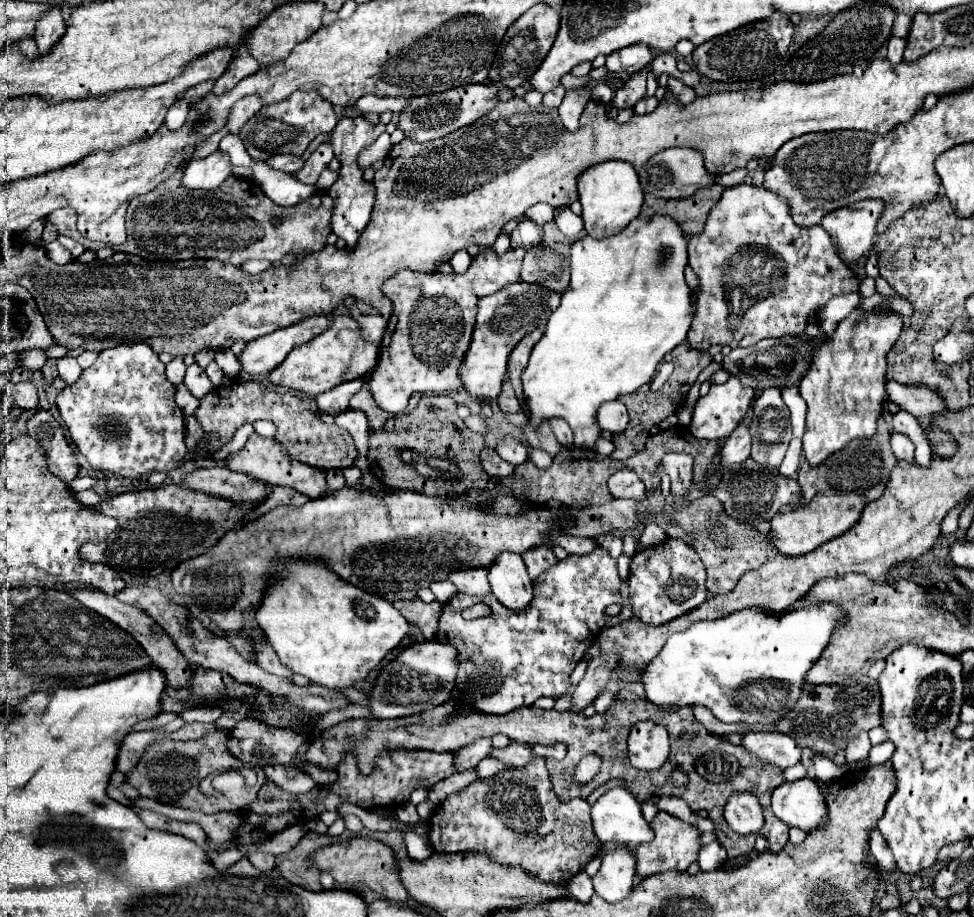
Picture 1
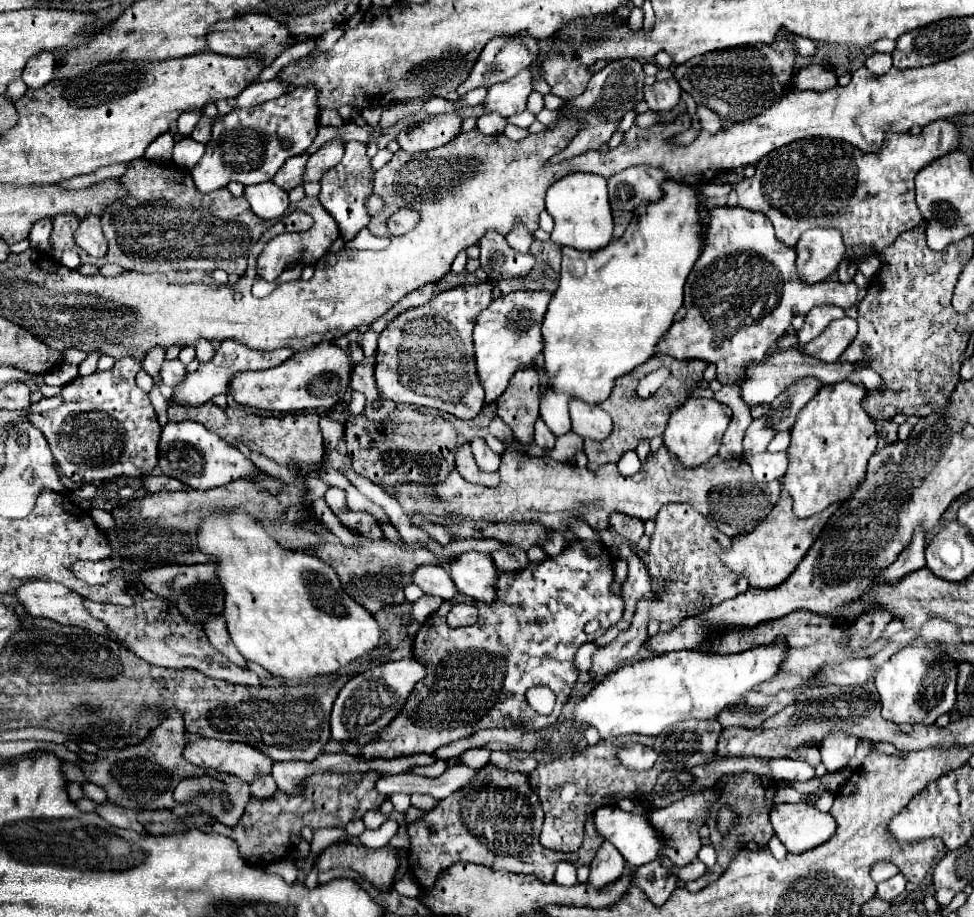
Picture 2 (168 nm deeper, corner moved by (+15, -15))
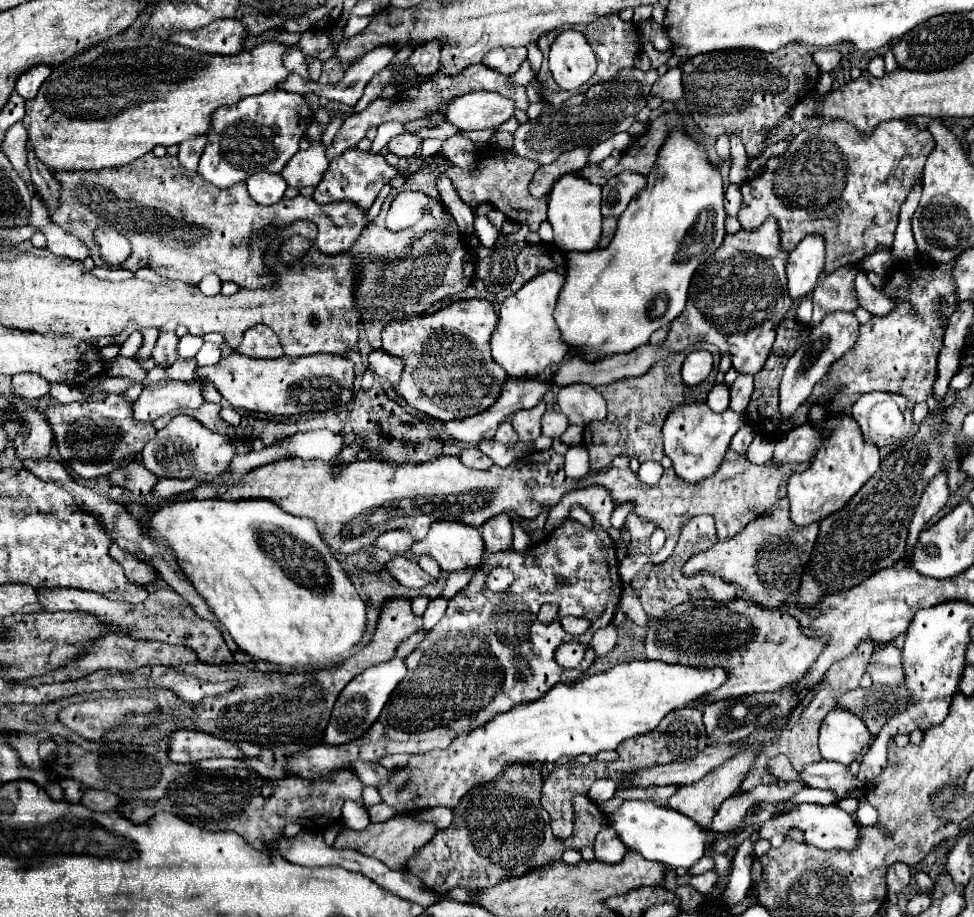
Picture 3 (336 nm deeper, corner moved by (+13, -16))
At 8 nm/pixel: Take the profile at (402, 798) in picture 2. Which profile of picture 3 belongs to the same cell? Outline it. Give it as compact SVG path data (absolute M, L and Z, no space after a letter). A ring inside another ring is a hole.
M377 804L377 806L371 806L369 808L369 816L371 816L371 822L385 822L389 820L391 816L395 816L395 808L387 806L387 804Z

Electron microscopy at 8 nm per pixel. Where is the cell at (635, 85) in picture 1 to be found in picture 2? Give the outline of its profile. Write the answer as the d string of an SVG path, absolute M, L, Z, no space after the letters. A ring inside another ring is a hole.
M605 121L605 123L597 125L597 127L581 129L581 131L573 137L573 141L571 141L561 153L557 153L557 155L553 155L553 157L549 159L549 165L555 165L555 163L561 163L561 161L573 159L573 157L577 157L577 155L581 155L581 153L585 153L585 151L591 151L591 149L597 151L603 143L607 143L607 141L611 139L611 135L613 135L613 131L617 129L617 125L619 125L619 123L615 123L615 121Z

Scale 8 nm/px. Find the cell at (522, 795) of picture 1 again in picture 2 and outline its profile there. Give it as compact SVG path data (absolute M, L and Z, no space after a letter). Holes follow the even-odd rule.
M487 765L469 781L469 785L441 799L433 811L425 813L421 821L407 827L411 837L409 869L423 889L435 887L435 879L439 877L439 873L443 873L445 869L459 861L481 863L485 867L505 869L511 873L535 875L545 883L553 881L555 867L563 859L575 863L575 867L591 863L593 855L603 843L601 835L593 831L593 819L589 819L587 825L589 851L583 847L577 849L575 853L545 851L545 847L541 847L539 843L543 811L537 793L533 791L527 775L507 773L509 771L501 771L493 765ZM427 827L435 827L435 833L431 833Z

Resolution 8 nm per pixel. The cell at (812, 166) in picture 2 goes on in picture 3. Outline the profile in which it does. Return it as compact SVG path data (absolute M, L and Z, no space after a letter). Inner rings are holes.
M903 120L881 124L871 136L861 136L847 122L801 130L793 136L785 154L769 158L765 170L759 176L755 176L751 182L747 180L741 184L743 202L737 218L745 230L755 230L767 216L775 216L779 220L783 248L787 248L789 252L807 234L821 234L827 242L829 272L835 272L841 266L859 264L863 258L873 254L879 244L891 248L899 222L899 208L919 182L925 158L929 156L933 146L935 140L929 130L917 130L913 124L905 126Z

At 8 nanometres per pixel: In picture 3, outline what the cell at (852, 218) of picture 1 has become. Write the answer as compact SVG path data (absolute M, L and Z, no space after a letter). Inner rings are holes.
M819 234L805 236L787 262L787 286L791 298L803 298L815 288L815 280L825 270L825 240Z

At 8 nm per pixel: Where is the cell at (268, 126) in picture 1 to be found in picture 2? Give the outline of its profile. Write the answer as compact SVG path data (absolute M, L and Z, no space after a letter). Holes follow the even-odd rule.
M313 85L297 87L249 109L231 109L227 115L217 115L213 119L211 141L205 145L205 155L191 171L197 189L211 193L227 187L231 181L243 185L271 181L287 159L307 151L317 135L317 117L317 91Z

